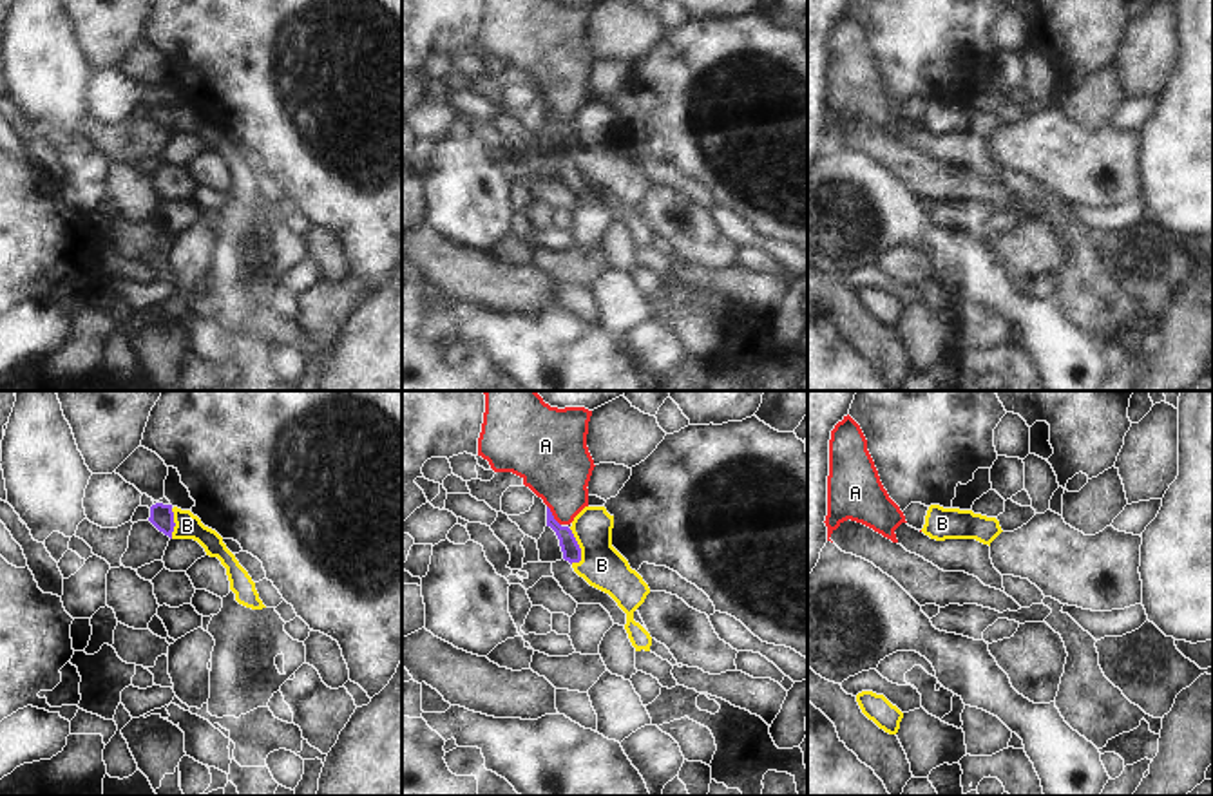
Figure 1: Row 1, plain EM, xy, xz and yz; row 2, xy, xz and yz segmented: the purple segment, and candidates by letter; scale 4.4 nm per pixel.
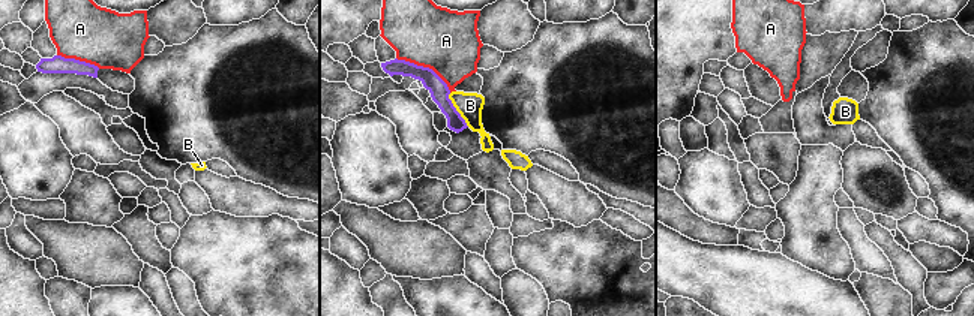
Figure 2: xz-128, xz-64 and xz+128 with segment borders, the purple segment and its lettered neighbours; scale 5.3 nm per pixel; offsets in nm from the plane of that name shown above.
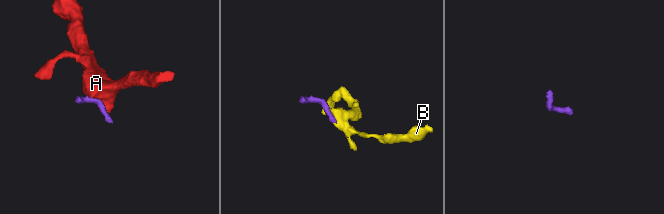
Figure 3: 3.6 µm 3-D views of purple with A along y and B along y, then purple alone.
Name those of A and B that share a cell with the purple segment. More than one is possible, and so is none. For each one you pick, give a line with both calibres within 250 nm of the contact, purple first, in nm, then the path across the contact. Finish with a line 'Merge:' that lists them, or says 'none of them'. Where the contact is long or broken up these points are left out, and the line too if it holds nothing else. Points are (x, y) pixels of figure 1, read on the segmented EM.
B: Thickness 80 nm (purple) against 190 nm. Path across: xz (571, 550), (578, 547), (601, 565)
Merge: B

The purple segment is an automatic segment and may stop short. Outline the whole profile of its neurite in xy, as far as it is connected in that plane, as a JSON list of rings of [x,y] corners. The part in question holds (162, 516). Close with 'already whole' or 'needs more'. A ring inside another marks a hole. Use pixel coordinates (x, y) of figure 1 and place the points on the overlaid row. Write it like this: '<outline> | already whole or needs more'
[[[156,503],[150,507],[148,521],[170,539],[194,539],[205,548],[206,555],[217,557],[226,568],[230,590],[235,593],[239,604],[252,610],[266,608],[259,599],[255,583],[226,548],[223,537],[215,530],[205,526],[190,510]]] | needs more

